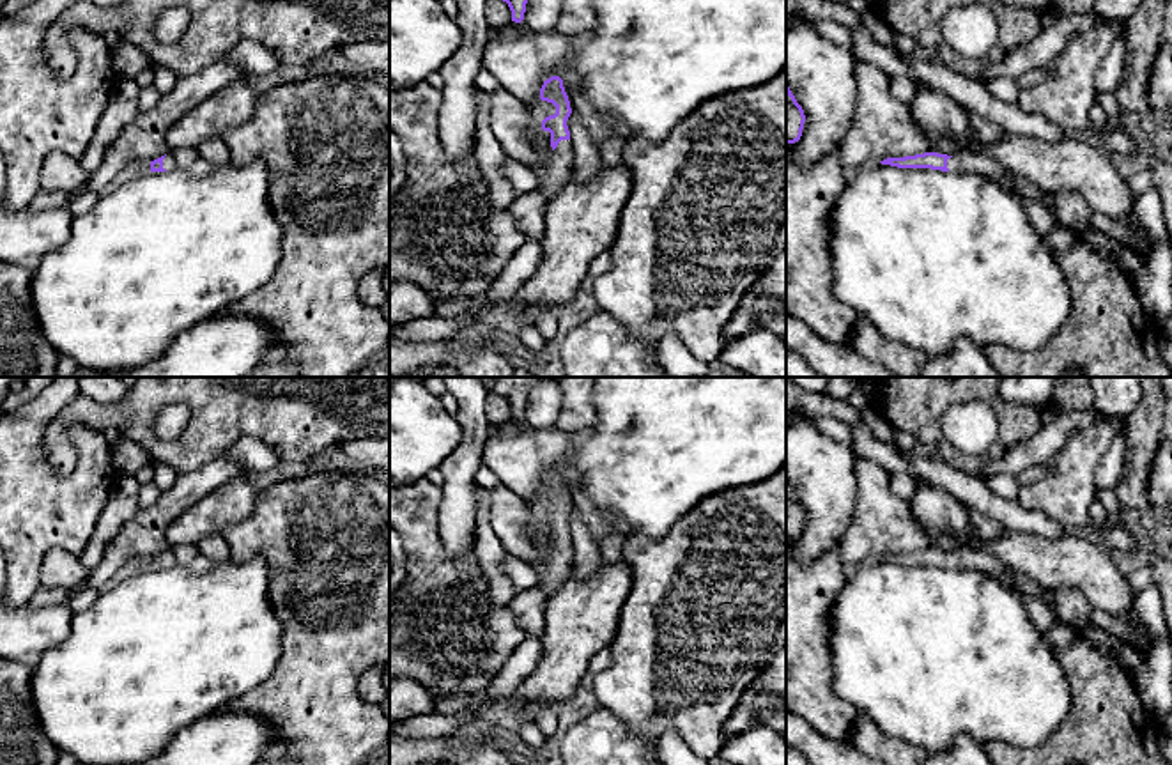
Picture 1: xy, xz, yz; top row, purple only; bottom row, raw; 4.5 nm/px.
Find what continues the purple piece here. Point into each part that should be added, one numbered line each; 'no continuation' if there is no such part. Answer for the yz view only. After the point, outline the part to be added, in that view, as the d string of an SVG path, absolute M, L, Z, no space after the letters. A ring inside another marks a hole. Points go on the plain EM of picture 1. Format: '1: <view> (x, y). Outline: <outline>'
1: yz (971, 558). Outline: M965 547L958 552L949 554L947 565L954 570L981 570L991 577L1007 576L1020 591L1032 595L1043 602L1048 602L1048 588L1020 576L1018 572L1011 570L1006 563L997 560L993 554L979 547Z

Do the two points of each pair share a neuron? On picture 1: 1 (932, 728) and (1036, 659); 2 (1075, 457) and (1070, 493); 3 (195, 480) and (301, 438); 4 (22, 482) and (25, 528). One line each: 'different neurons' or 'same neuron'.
1: same neuron
2: same neuron
3: different neurons
4: same neuron

